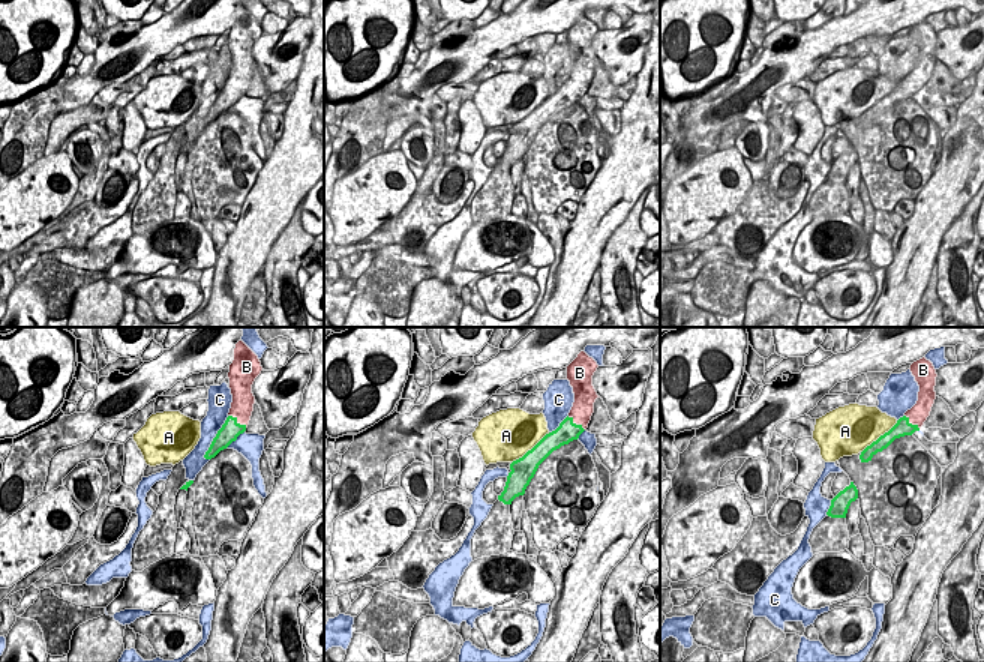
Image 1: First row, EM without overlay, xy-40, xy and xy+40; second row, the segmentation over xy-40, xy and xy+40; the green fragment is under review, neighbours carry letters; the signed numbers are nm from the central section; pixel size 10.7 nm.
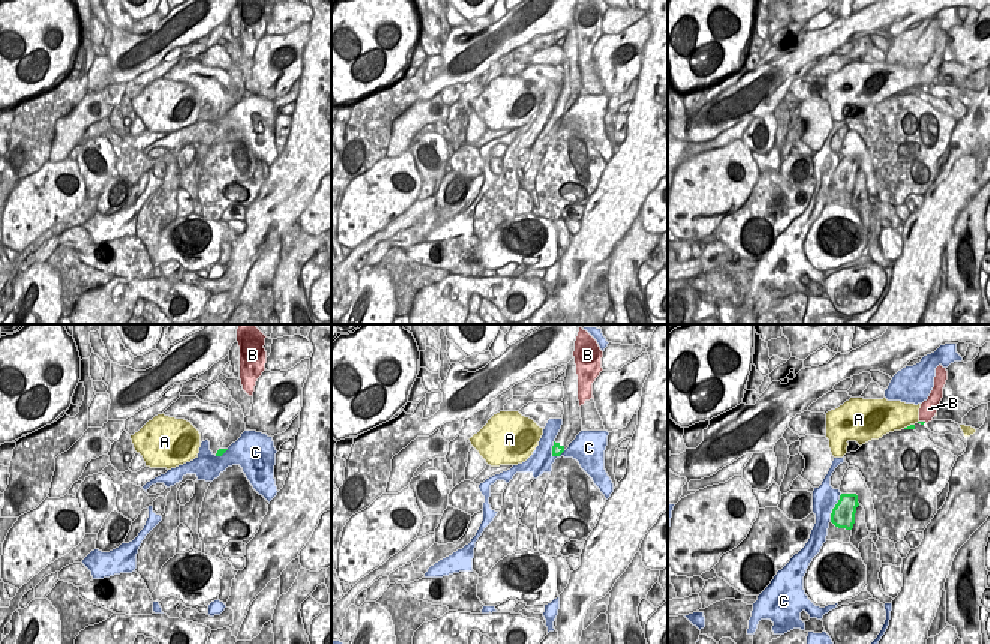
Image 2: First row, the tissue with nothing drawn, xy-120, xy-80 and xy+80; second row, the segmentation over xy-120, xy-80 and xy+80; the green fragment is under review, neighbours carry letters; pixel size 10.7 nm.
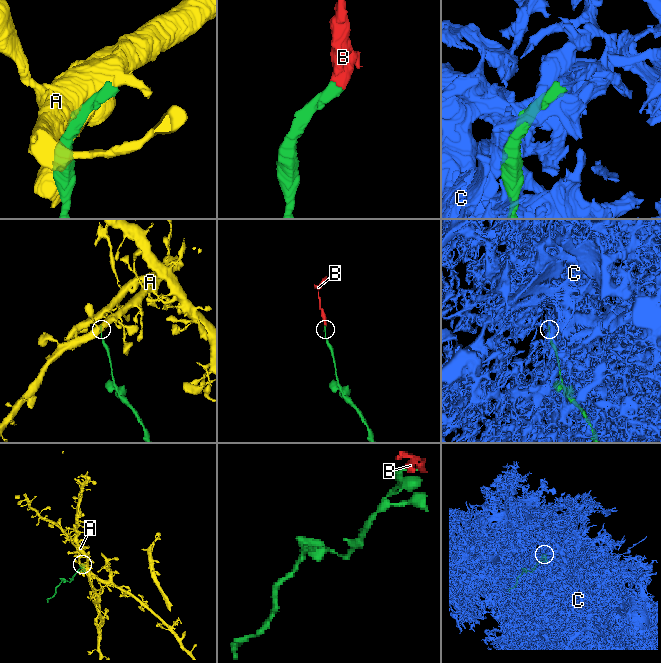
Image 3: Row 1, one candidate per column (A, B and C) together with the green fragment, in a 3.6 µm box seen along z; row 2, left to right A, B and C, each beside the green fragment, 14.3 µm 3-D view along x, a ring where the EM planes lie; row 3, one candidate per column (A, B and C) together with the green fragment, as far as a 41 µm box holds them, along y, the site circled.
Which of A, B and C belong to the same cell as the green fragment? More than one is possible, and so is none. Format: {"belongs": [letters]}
{"belongs": []}

